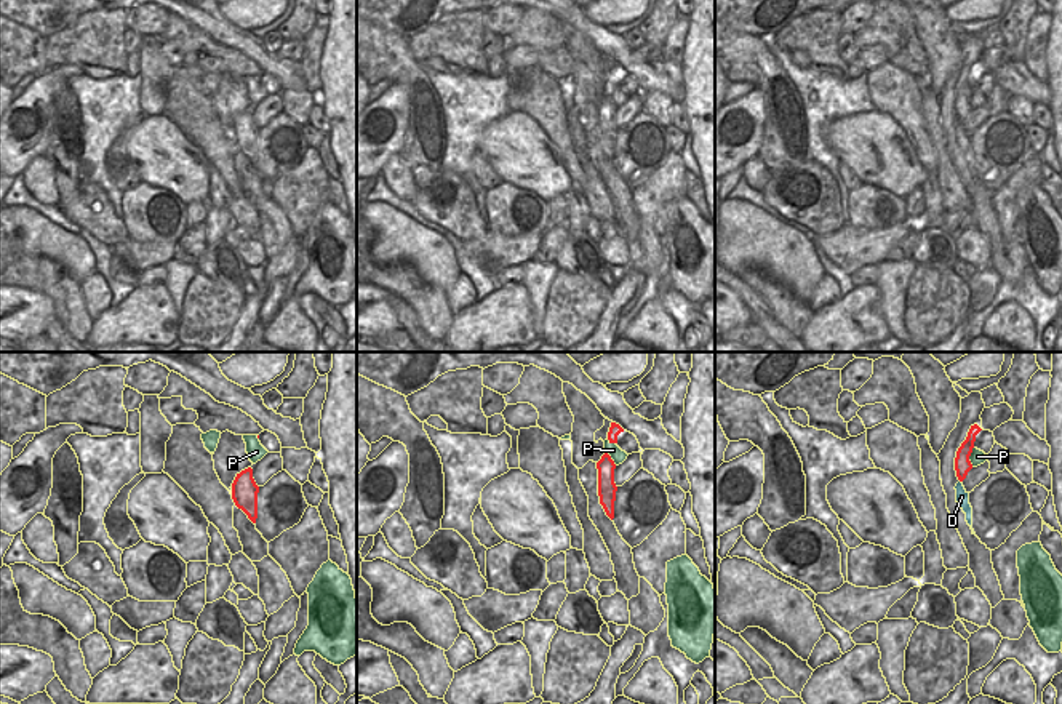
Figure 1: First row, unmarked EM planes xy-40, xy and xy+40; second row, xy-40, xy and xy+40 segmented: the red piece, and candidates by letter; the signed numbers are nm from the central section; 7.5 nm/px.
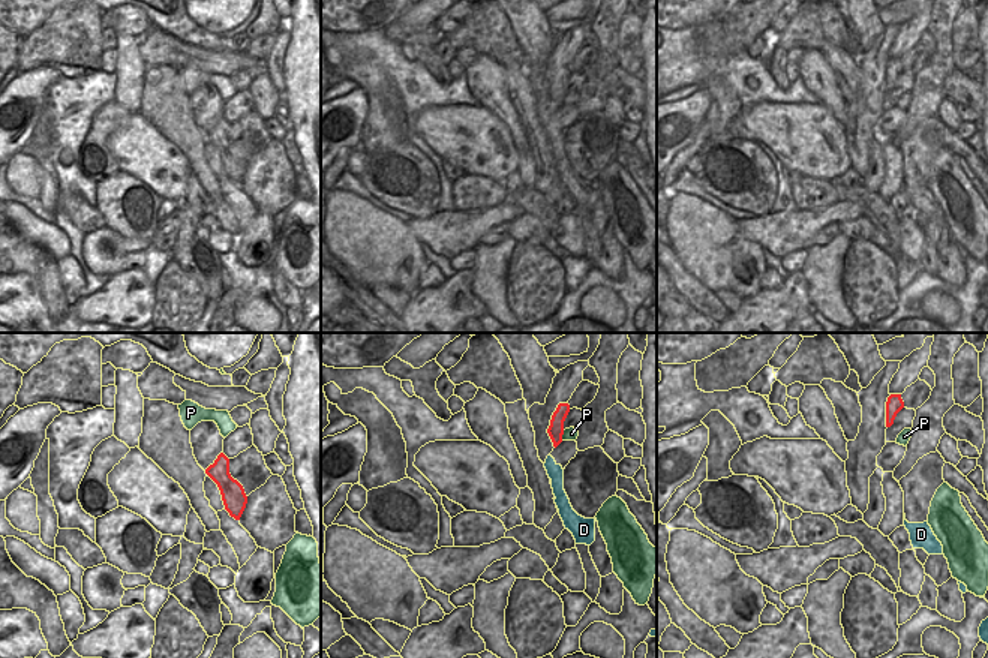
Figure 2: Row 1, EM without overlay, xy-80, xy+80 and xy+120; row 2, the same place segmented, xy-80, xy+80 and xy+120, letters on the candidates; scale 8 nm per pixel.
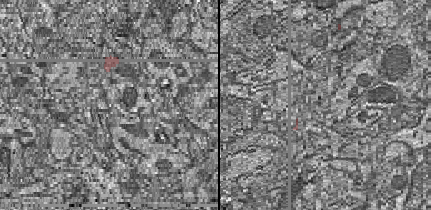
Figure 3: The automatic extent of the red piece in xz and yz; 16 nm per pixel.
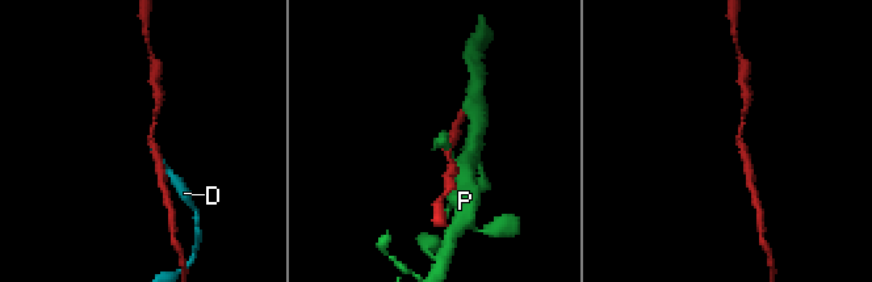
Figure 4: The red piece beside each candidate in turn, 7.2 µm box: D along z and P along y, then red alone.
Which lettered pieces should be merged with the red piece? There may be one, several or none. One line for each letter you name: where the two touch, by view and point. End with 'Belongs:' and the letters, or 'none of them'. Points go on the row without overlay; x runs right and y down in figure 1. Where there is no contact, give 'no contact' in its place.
Belongs: none of them

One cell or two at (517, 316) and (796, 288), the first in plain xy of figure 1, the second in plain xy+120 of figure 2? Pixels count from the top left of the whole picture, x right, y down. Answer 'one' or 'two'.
one

